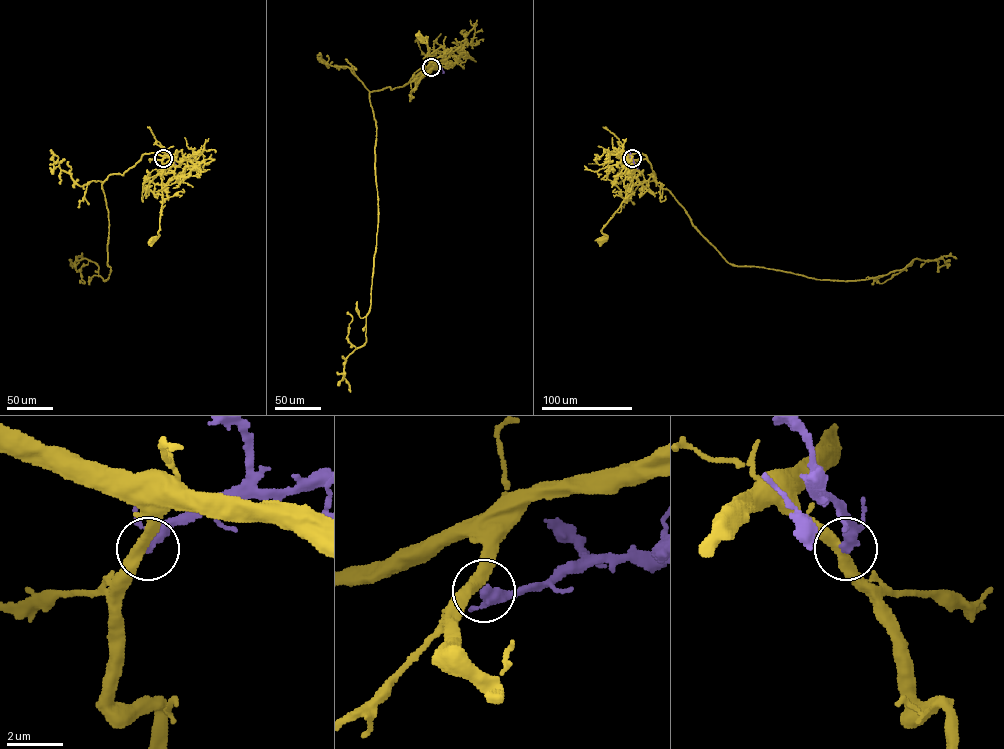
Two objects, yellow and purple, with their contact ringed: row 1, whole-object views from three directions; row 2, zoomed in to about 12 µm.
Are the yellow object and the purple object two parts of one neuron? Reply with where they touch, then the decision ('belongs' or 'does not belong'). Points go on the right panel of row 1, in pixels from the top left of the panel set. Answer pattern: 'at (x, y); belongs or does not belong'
at (632, 158); does not belong

